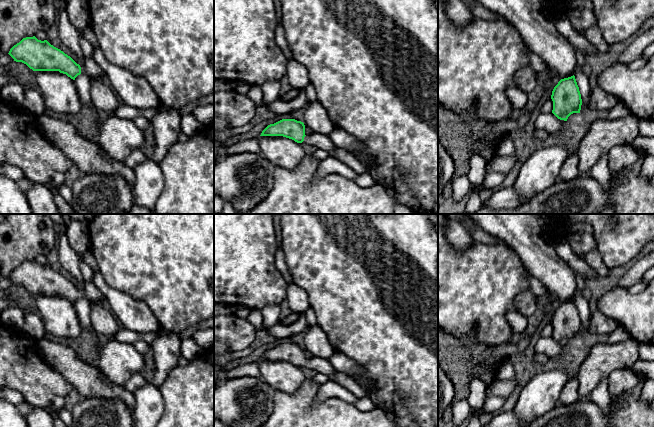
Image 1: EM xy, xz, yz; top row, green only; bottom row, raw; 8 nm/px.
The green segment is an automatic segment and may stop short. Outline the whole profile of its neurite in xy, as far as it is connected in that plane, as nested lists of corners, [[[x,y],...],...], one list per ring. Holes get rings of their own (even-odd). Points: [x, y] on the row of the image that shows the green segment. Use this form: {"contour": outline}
{"contour": [[[35,36],[23,38],[8,54],[14,61],[26,64],[33,71],[59,71],[73,80],[81,73],[91,79],[106,78],[105,72],[93,58],[85,59],[79,65],[47,40],[41,41]]]}

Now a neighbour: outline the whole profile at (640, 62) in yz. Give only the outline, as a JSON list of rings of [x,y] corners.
[[[642,55],[641,57],[637,58],[635,61],[631,62],[630,64],[628,64],[627,66],[631,70],[637,70],[639,68],[644,67],[649,60],[650,60],[650,58],[644,57]]]

